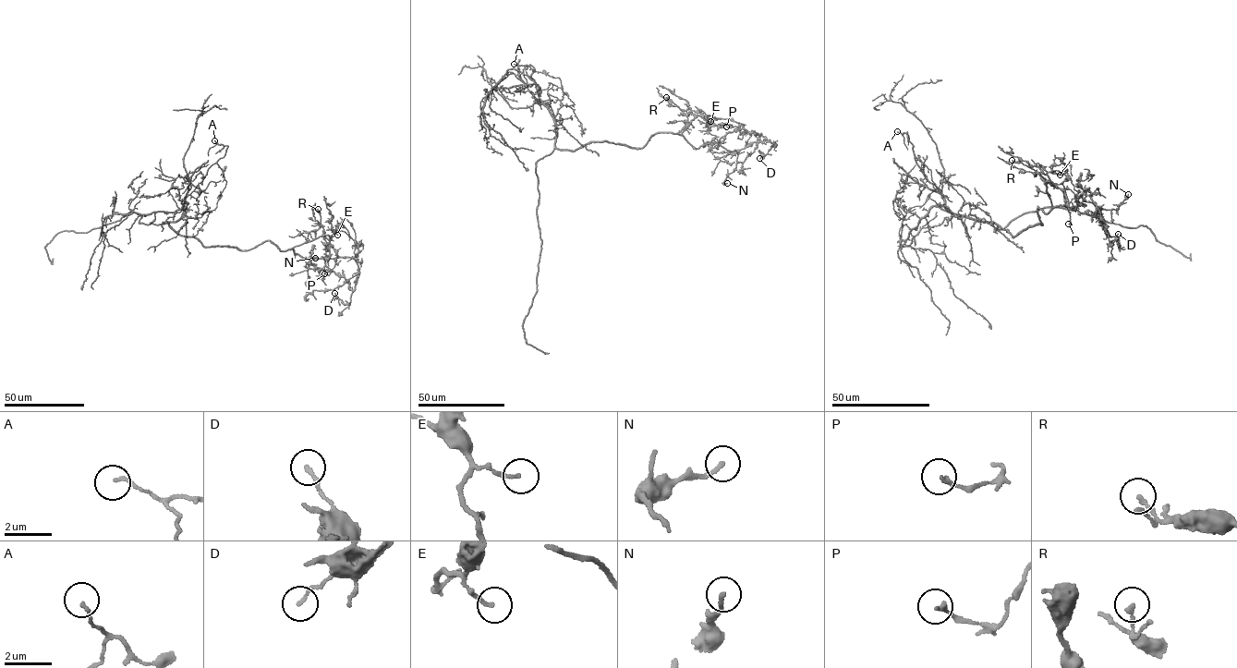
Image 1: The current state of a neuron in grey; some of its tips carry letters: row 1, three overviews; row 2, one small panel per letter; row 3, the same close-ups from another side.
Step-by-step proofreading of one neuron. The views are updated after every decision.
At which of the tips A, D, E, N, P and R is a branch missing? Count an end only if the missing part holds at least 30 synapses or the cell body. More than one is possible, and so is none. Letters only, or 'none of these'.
none of these

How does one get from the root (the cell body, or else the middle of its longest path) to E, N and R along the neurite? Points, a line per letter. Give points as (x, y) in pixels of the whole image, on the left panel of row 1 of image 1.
E: (185, 236), (196, 238), (205, 247), (242, 250), (269, 240), (284, 251), (330, 236), (335, 230), (337, 235)
N: (185, 236), (242, 250), (269, 240), (322, 257), (331, 270), (315, 258)
R: (185, 236), (196, 238), (205, 247), (226, 246), (242, 250), (269, 240), (284, 251), (323, 234), (318, 209)

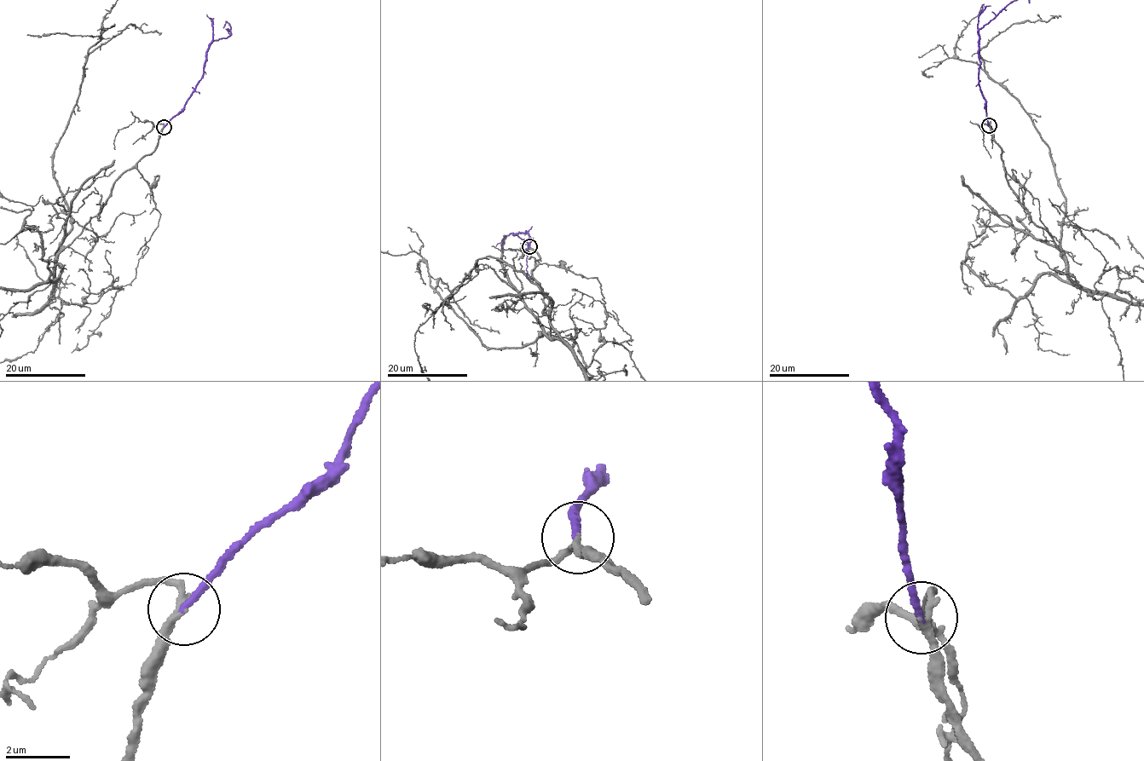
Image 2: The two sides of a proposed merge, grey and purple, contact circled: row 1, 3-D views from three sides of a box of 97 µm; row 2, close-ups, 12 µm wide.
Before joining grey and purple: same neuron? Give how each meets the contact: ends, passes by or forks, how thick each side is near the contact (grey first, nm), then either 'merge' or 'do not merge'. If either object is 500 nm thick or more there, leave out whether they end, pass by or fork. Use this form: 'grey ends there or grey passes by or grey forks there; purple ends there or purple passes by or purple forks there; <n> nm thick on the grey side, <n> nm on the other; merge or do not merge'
grey passes by; purple ends there; 200 nm thick on the grey side, 220 nm on the other; merge

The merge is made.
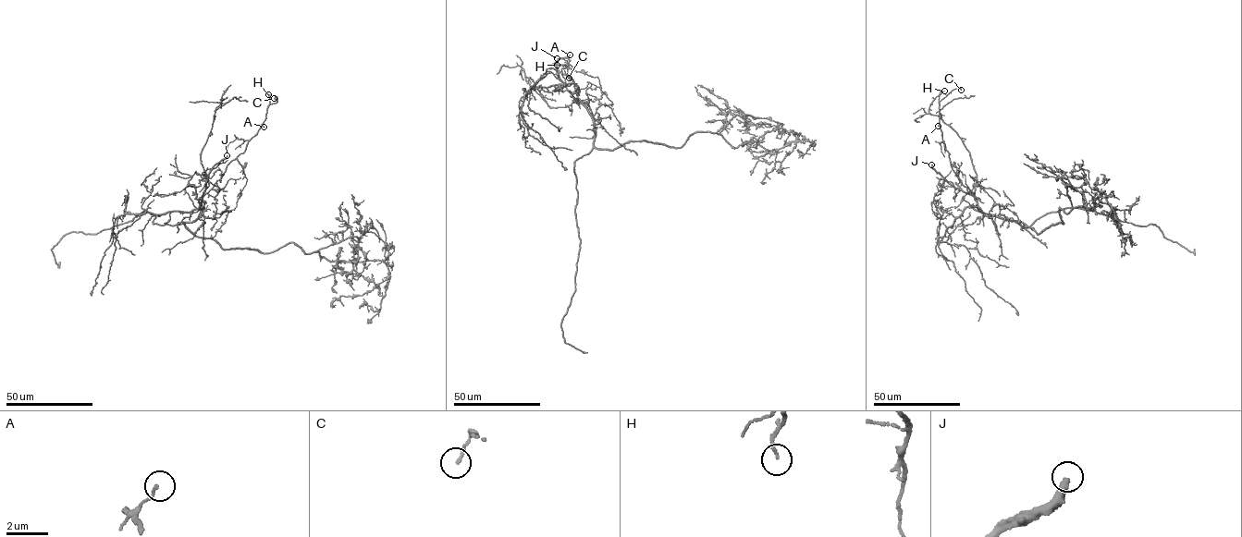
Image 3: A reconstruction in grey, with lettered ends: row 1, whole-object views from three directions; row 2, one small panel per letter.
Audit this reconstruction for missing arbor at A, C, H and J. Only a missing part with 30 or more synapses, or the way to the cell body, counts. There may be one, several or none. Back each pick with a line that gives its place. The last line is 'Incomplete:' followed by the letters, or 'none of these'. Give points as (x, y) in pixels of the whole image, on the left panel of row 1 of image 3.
J: Place: (227, 155)
Incomplete: J

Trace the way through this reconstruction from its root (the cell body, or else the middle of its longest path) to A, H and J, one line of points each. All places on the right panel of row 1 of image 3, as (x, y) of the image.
A: (1032, 229), (1020, 221), (997, 217), (978, 209), (970, 191), (962, 185), (952, 167), (938, 126)
H: (1032, 229), (1020, 221), (984, 213), (962, 185), (952, 167), (940, 126), (939, 96), (944, 91)
J: (1032, 229), (1020, 221), (984, 213), (978, 208), (974, 196), (951, 185), (931, 164)

